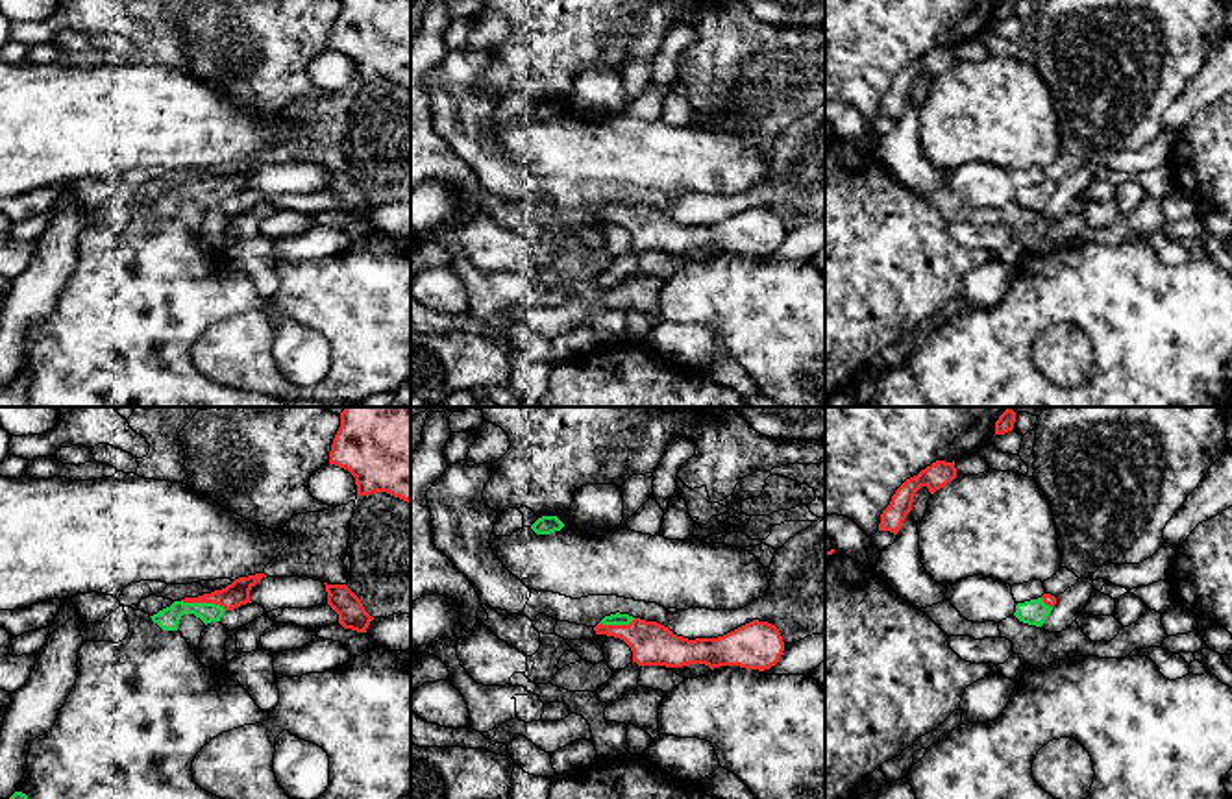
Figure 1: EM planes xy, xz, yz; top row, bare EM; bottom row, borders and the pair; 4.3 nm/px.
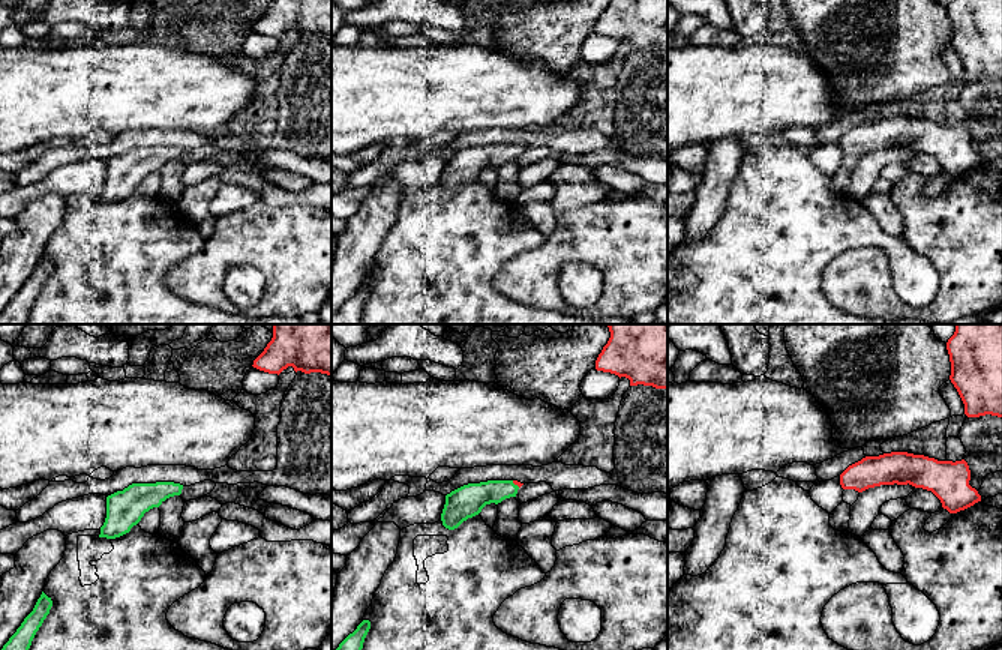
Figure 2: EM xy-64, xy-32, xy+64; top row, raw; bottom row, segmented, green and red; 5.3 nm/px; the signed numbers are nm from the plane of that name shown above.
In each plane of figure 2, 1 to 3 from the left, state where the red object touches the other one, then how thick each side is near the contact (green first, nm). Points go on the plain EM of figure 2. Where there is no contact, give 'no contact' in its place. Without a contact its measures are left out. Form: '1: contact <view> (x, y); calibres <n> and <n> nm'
1: no contact
2: contact xy-32 (516, 149); calibres 160 and 20 nm
3: no contact

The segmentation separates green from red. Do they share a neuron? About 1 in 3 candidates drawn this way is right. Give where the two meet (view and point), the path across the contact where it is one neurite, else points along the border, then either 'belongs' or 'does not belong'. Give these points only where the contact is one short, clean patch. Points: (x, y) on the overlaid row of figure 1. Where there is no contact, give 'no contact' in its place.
meets green in xy at (204, 603); runs through xy (167, 618), (180, 607), (204, 603), (217, 603), (235, 594); belongs

